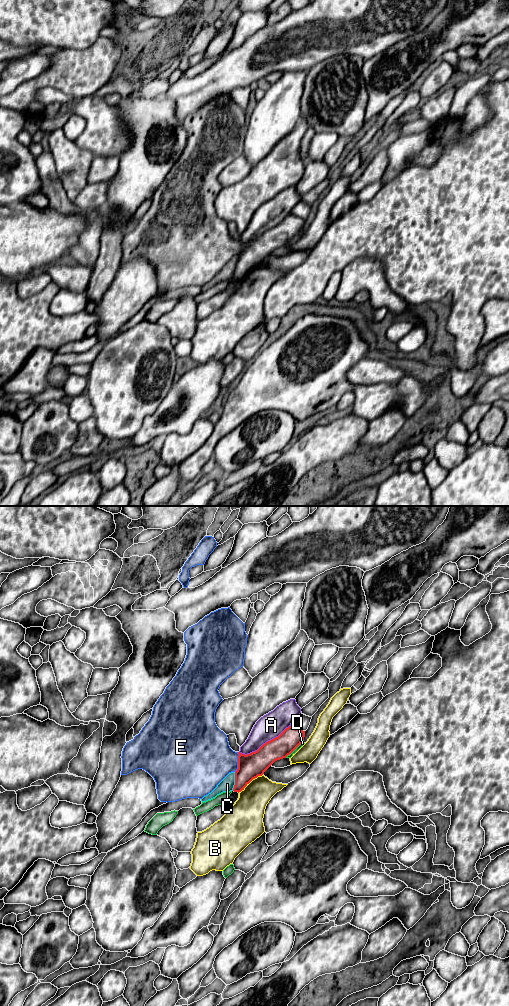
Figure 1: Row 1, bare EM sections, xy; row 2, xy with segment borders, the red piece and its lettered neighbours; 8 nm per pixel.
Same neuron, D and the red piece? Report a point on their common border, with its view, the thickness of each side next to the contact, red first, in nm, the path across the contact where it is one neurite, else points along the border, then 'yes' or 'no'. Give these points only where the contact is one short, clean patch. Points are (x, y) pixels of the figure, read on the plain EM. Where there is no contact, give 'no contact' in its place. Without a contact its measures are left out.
xy (294, 237) | 180/30 nm | no

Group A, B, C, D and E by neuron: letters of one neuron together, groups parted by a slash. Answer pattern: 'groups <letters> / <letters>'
groups A / B / C / D / E

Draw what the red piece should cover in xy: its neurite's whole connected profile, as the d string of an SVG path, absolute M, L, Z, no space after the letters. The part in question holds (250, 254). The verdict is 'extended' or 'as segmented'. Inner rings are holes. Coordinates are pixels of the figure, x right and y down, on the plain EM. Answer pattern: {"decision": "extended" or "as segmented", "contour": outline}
{"decision": "extended", "contour": "M230 95L221 96L189 115L184 120L184 129L187 132L184 151L154 193L149 209L133 228L126 231L121 244L121 263L127 263L138 257L145 258L156 270L158 287L167 291L186 286L202 287L231 260L235 261L233 279L239 281L253 267L262 264L275 249L290 243L305 225L305 219L289 214L278 225L266 230L255 240L245 243L233 239L229 234L227 223L215 211L215 200L223 189L218 179L220 173L244 153L247 133L245 111L232 100Z"}

